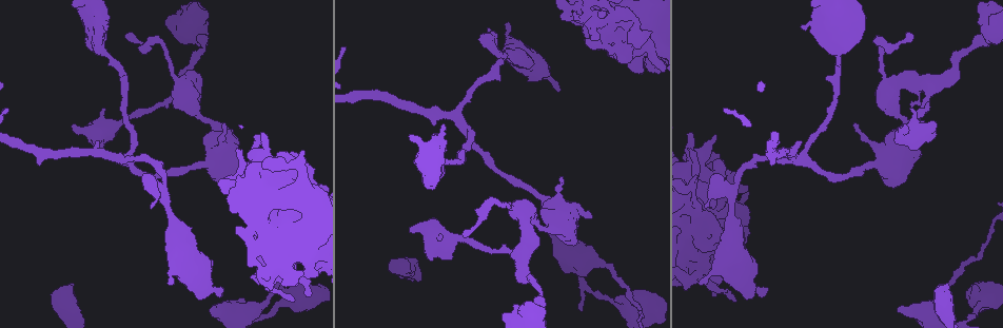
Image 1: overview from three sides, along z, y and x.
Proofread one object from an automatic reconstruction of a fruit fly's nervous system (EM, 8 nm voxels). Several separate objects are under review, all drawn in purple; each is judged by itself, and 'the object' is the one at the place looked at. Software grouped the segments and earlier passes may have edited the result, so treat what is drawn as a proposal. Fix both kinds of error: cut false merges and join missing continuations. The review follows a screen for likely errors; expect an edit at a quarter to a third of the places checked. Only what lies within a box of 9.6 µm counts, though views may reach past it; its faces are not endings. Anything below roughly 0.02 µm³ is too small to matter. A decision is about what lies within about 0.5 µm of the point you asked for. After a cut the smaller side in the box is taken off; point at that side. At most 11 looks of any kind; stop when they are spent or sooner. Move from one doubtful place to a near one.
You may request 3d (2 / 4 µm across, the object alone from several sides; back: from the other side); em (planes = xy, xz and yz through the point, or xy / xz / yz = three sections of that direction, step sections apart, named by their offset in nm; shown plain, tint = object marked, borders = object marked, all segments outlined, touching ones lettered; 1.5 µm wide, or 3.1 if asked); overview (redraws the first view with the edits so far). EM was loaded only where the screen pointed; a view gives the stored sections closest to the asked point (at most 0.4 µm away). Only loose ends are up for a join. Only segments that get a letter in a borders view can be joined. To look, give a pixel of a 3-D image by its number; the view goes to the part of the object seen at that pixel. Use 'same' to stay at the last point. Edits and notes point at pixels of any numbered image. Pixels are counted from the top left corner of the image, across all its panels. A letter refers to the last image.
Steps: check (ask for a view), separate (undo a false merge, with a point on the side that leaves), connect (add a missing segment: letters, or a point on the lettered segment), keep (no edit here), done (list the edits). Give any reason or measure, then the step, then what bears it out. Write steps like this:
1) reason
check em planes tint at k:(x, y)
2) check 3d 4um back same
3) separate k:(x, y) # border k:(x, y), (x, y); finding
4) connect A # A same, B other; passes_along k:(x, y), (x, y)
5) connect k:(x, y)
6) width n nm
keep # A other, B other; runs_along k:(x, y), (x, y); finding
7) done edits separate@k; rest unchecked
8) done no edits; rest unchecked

an open end
check 3d 4um at 1:(152, 208)

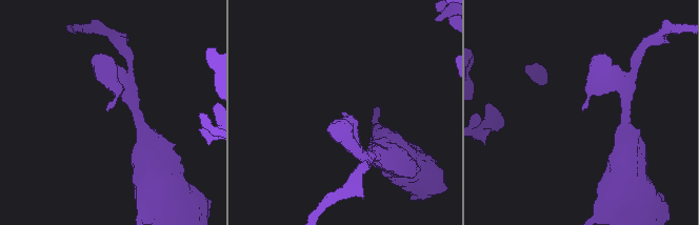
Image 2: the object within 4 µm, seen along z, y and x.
check em xz step 4 tint at 2:(583, 109)

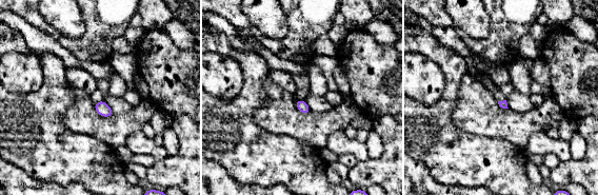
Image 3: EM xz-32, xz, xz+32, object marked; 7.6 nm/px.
check em planes borders same

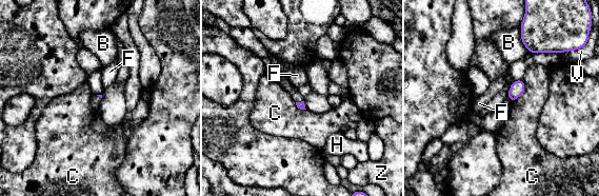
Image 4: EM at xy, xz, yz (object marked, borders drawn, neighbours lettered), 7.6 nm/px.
keep # B other, C other, F other, H other, V other, Z other; border 4:(522, 78), (524, 91), (513, 101); none of them fits

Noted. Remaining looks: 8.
free end
check em xy step 8 tint at 1:(505, 23)

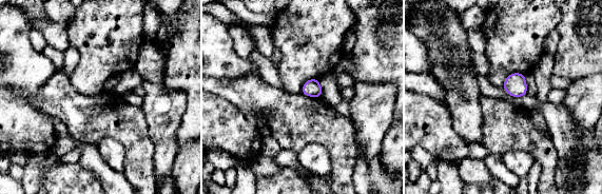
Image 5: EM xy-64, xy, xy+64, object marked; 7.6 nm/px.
check em planes tint same

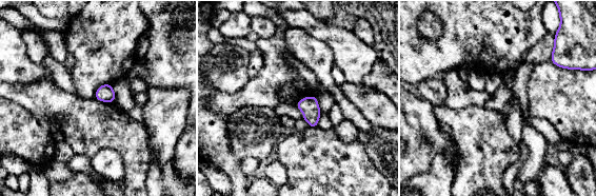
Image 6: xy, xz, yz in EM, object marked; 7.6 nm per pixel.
check em planes borders same

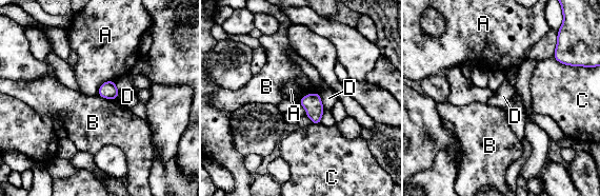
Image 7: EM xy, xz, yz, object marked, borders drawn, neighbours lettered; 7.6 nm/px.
width 140 nm
keep # A other, B other, C other, D other; border 7:(114, 80), (105, 80), (97, 94); none of them fits

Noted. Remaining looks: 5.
an open end
check 3d 4um at 1:(690, 150)

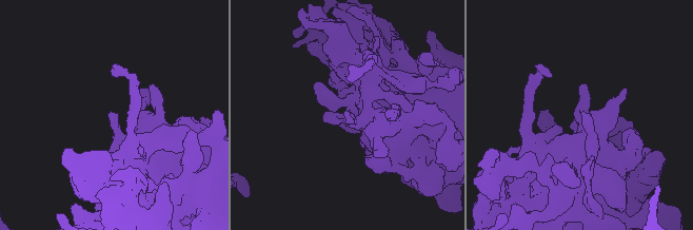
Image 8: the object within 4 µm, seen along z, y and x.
check em xy step 8 borders at 8:(581, 113)

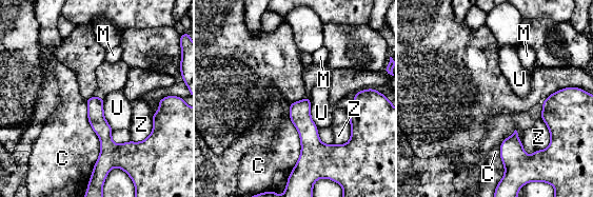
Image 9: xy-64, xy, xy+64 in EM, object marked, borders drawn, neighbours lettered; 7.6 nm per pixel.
keep # C other, M other, U other, Z other; runs_along 9:(93, 99), (104, 131), (104, 158); no lettered segment goes on from it

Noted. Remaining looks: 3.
abrupt turn
check em xy step 4 borders at 1:(699, 231)

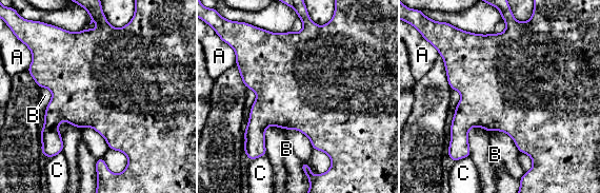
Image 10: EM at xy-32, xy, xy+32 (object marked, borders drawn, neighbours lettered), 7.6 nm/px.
keep # A other, B other, C other; border 10:(466, 133), (503, 131), (519, 151); all the same neuron

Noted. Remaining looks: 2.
done no edits; rest unchecked

